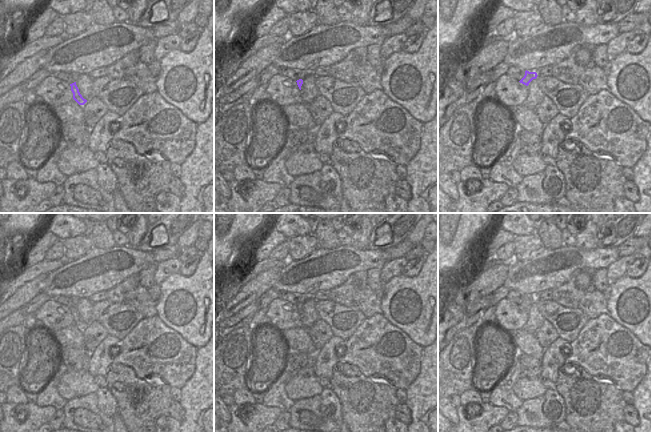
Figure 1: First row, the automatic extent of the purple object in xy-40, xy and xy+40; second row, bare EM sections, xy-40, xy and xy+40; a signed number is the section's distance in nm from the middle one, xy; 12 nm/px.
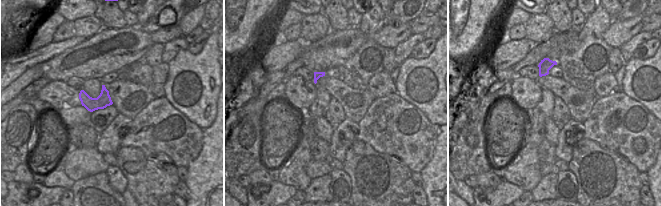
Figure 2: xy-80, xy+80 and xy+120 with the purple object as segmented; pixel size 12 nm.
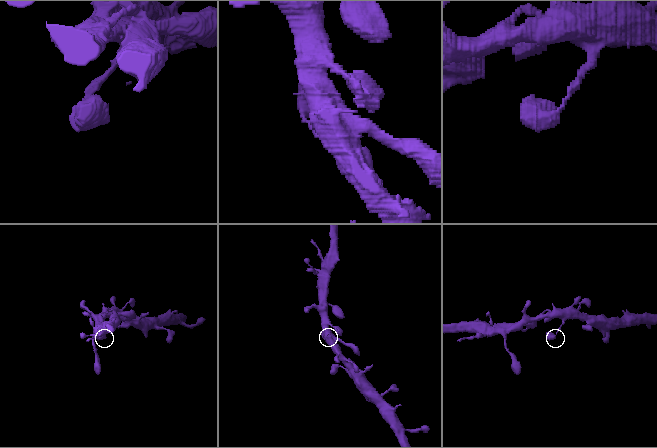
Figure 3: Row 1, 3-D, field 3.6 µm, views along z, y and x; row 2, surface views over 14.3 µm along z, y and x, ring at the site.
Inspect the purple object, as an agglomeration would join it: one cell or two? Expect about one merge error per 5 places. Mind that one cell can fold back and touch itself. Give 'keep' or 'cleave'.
keep

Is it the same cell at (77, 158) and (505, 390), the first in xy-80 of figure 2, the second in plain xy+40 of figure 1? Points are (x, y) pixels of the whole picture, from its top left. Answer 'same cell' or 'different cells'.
different cells

